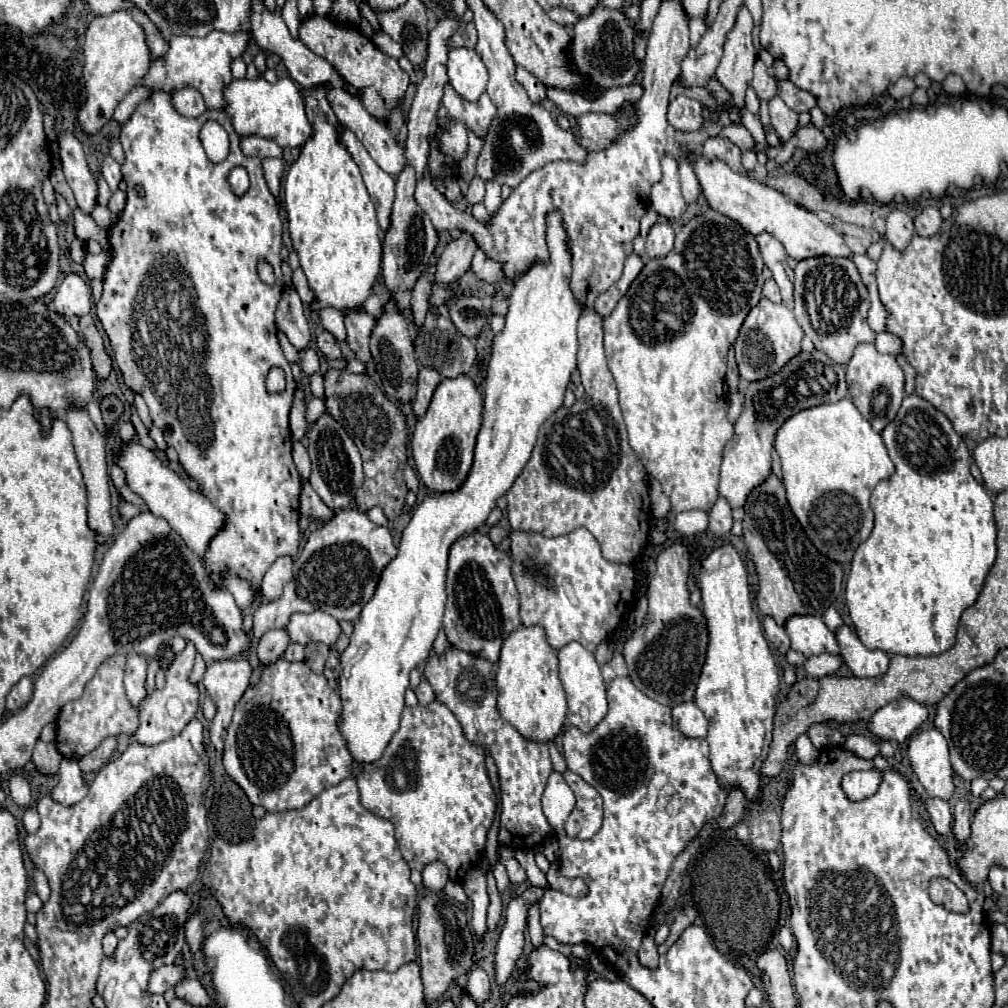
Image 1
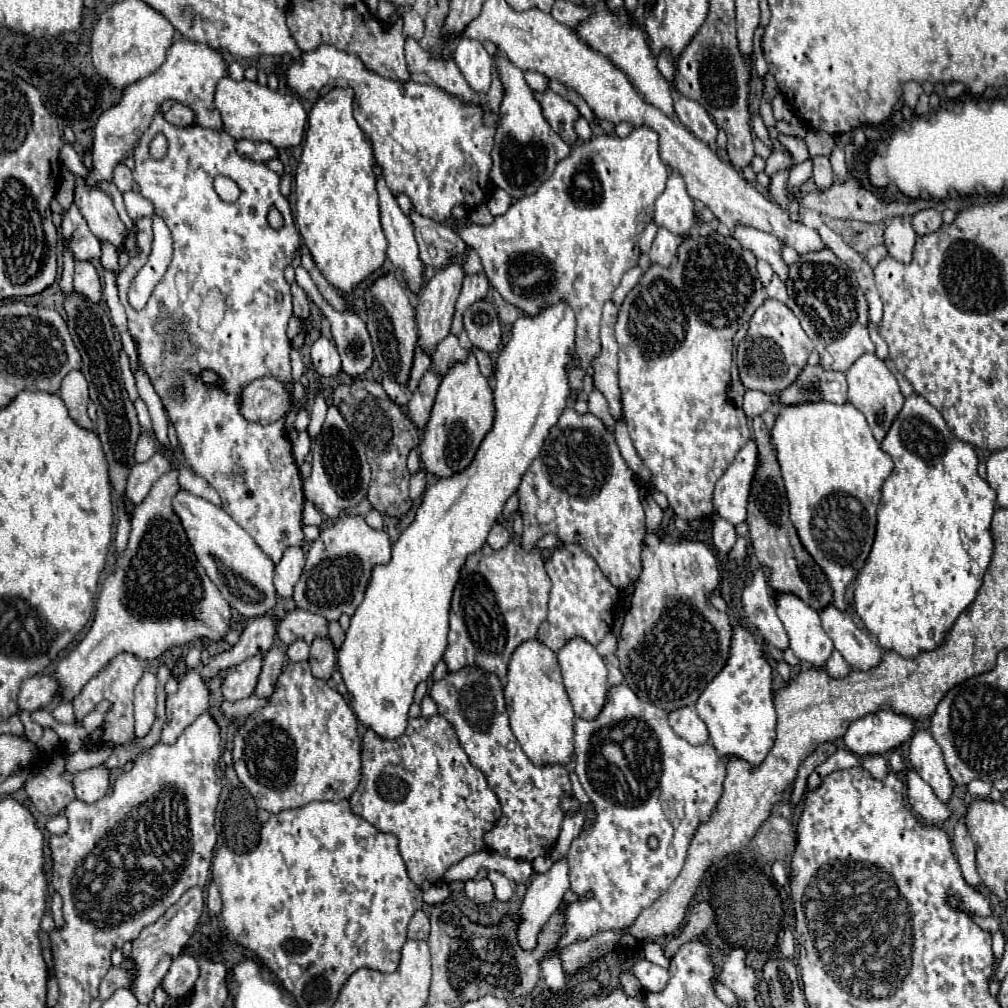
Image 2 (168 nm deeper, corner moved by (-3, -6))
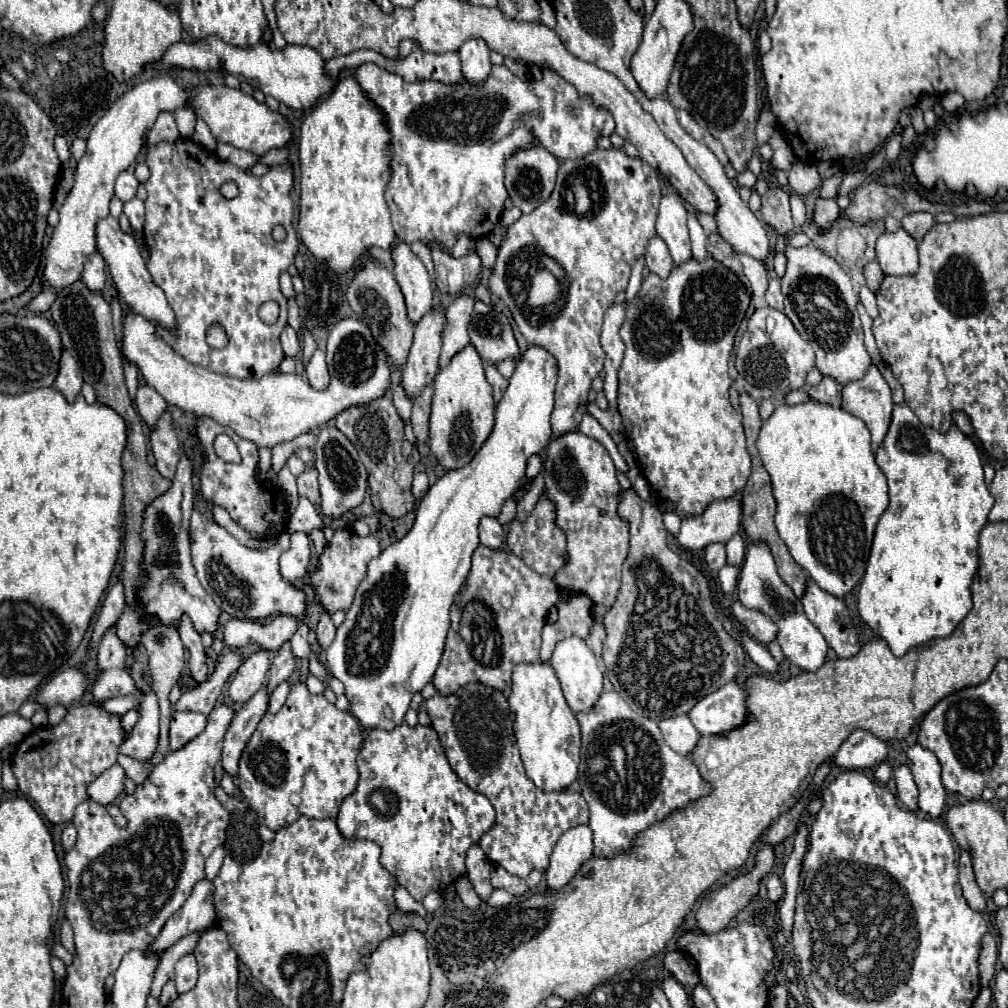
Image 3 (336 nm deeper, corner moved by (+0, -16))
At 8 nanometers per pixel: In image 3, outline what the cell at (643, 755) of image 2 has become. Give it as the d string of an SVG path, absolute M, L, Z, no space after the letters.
M604 692L590 712L578 712L576 718L582 730L578 782L590 808L596 858L630 852L640 832L712 792L692 758L670 750L658 722L634 712L618 692Z

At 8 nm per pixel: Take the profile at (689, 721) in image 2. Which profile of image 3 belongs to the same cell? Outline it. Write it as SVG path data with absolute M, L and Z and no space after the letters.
M676 716L676 718L668 718L668 720L660 720L660 730L662 730L666 744L674 752L684 754L684 756L688 756L700 740L698 730L694 728L694 724L690 722L688 716Z

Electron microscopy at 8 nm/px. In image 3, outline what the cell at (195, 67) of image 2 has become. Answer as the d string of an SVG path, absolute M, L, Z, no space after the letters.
M154 76L120 96L112 108L96 122L88 136L86 154L78 162L74 188L60 208L60 222L54 228L52 240L46 248L46 286L66 288L80 280L84 260L96 252L94 224L110 214L108 206L114 196L116 176L134 164L158 114L172 112L176 108L188 108L188 90L184 90L184 86L180 86L172 76Z

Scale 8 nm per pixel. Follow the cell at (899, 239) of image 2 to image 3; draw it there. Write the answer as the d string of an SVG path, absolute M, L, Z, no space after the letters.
M904 230L884 232L876 242L876 258L884 274L908 276L918 270L918 242Z

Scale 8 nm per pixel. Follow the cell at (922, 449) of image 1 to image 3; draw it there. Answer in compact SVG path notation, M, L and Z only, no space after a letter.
M896 404L894 412L892 412L892 424L888 428L888 434L884 438L884 442L880 444L880 448L876 450L876 464L882 468L882 472L888 478L888 488L890 488L890 504L886 508L886 512L880 516L878 526L876 526L876 534L874 534L874 544L872 544L872 552L868 558L868 566L864 572L864 578L860 582L860 592L858 592L858 612L860 618L888 644L888 648L892 650L894 656L904 656L910 648L920 646L924 642L930 642L934 638L942 638L942 636L950 636L954 632L954 628L964 620L964 616L970 612L972 608L972 582L974 576L978 572L980 566L980 558L978 558L978 536L982 532L982 528L988 524L988 512L994 504L994 498L990 496L986 482L984 482L984 472L982 472L982 462L980 462L980 454L976 444L964 436L958 428L950 428L948 434L940 434L934 428L926 428L918 416L906 406L906 404Z

